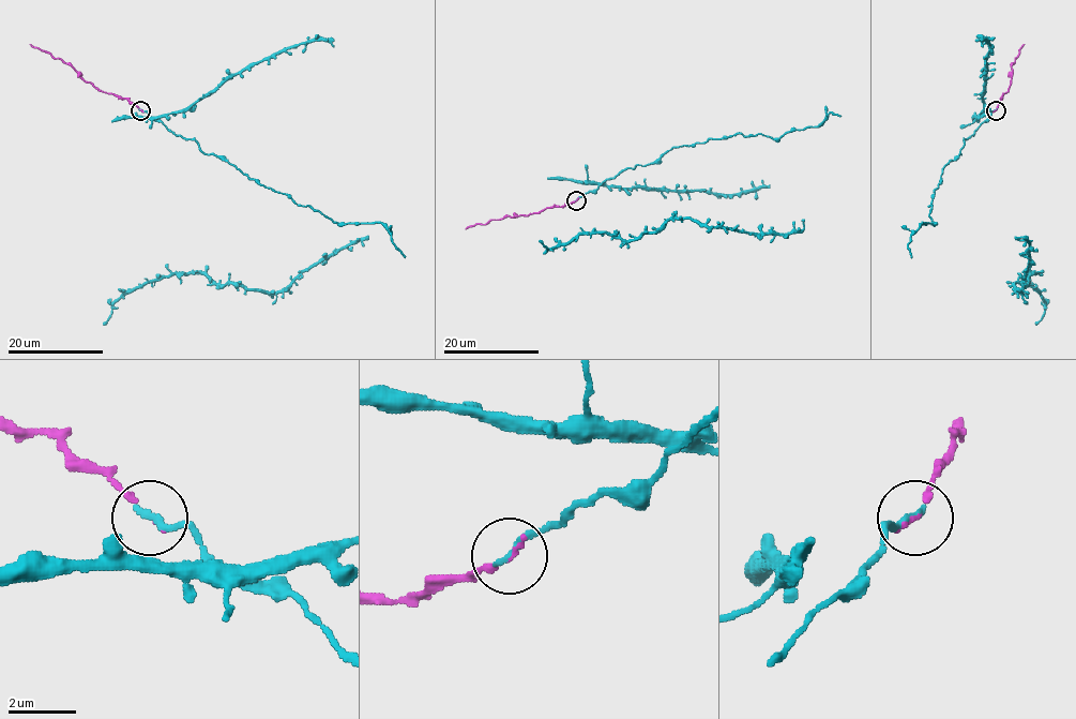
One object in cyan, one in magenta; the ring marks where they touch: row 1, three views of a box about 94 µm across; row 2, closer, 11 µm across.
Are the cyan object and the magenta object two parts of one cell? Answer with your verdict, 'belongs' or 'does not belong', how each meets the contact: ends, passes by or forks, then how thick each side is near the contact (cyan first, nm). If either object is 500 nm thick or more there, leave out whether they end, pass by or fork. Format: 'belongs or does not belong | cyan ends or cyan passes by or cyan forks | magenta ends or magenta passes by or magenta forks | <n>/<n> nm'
belongs | cyan ends | magenta ends | 240/130 nm

